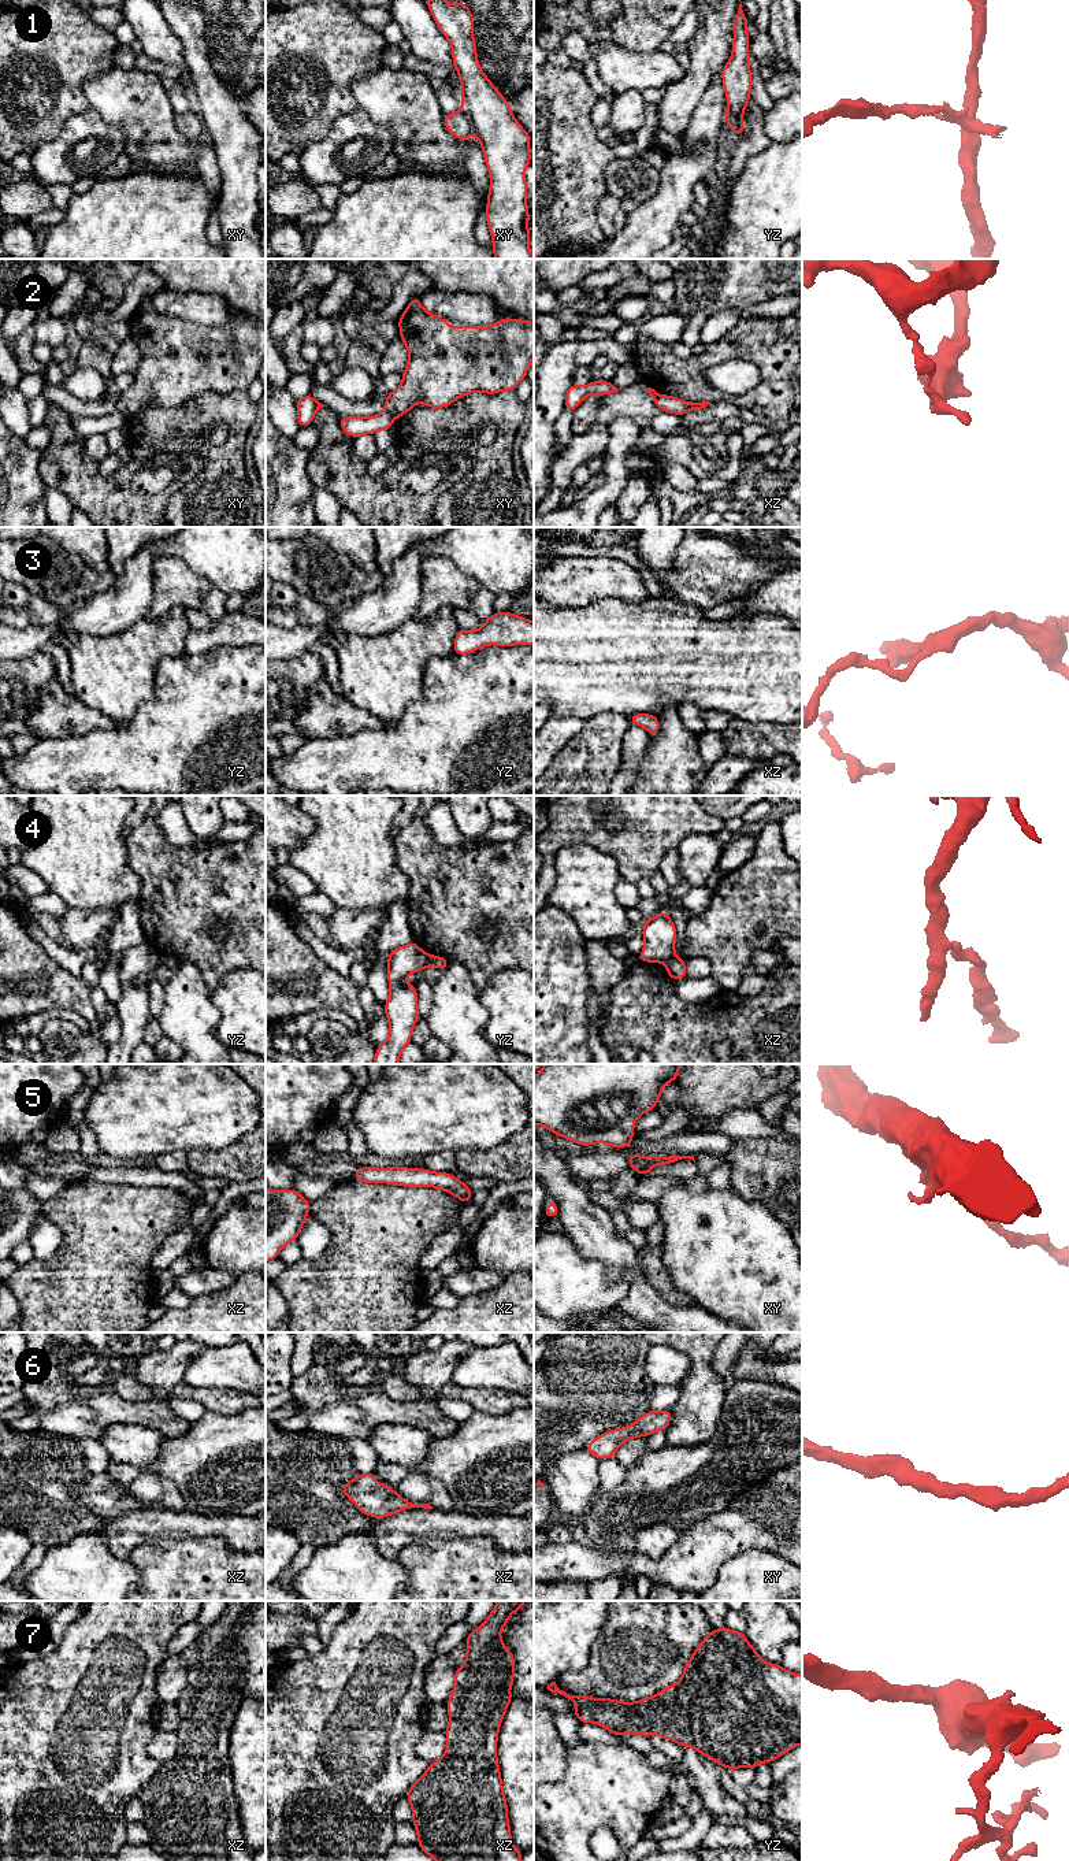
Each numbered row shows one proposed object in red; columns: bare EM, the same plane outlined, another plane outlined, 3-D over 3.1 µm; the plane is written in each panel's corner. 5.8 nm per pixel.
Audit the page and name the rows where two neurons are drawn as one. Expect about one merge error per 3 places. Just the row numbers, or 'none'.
1, 2, 4

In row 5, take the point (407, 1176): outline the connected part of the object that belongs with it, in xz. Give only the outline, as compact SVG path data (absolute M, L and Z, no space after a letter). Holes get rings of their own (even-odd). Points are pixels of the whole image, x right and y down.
M360 1167L352 1176L356 1182L389 1183L407 1187L435 1187L450 1193L464 1204L471 1202L472 1190L460 1179L448 1172L433 1172L430 1169L413 1169L408 1167Z

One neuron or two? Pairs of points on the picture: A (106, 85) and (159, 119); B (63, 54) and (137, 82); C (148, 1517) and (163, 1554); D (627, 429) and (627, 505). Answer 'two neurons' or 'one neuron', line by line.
A: one neuron
B: two neurons
C: two neurons
D: two neurons

